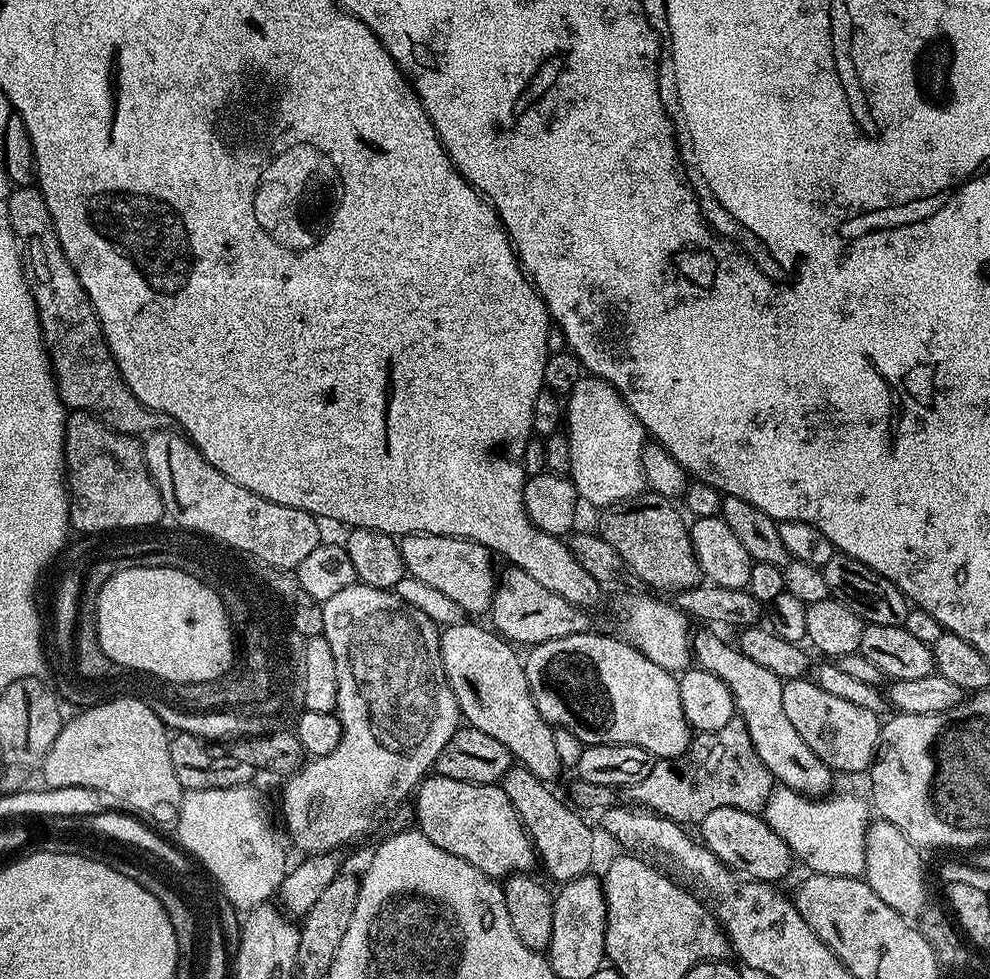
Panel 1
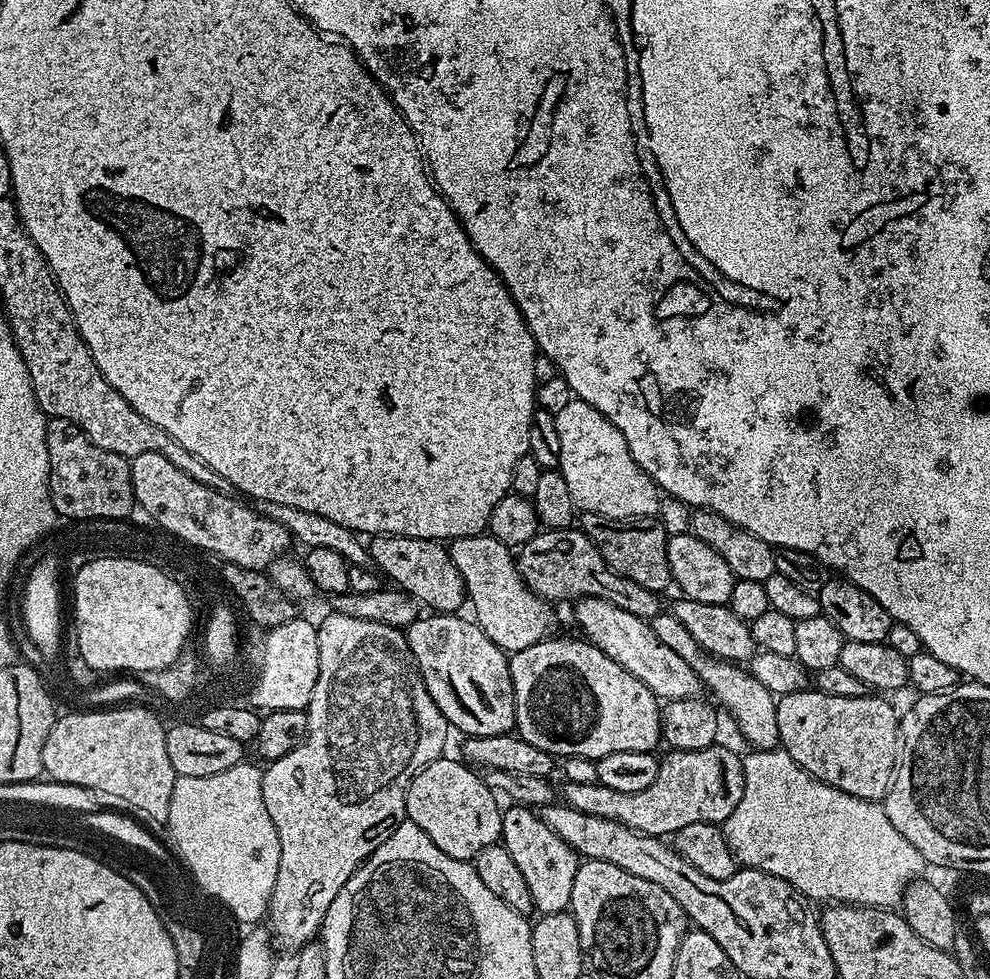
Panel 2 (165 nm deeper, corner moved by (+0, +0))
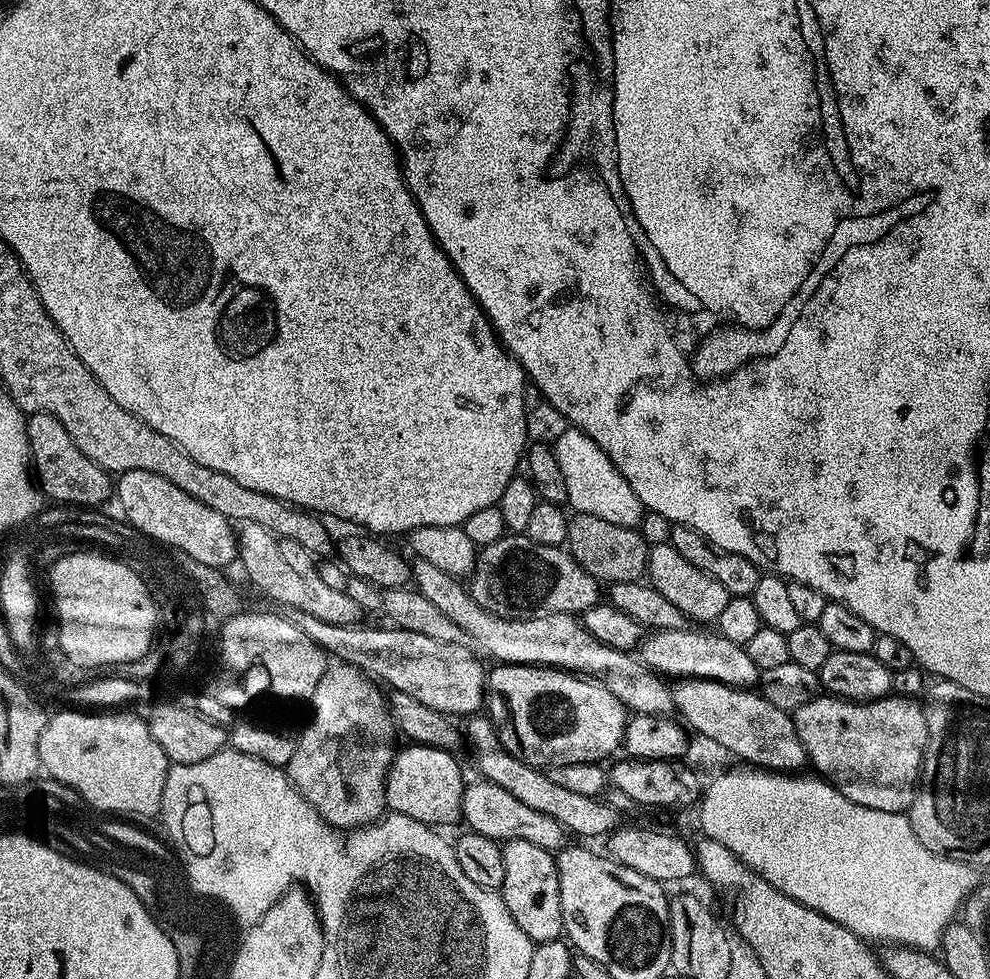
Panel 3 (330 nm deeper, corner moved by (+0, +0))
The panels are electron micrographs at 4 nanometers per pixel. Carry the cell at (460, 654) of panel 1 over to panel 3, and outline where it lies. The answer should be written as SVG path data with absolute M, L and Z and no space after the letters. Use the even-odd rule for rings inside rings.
M291 610L290 619L294 626L298 626L298 630L302 630L302 634L306 634L306 638L310 638L310 642L318 645L333 661L360 668L377 681L385 685L388 683L389 689L410 694L410 698L418 698L418 702L430 706L430 710L438 710L453 718L467 718L485 707L486 668L480 665L479 658L464 644L437 642L434 638L426 638L426 634L414 634L410 630L395 626L364 628L363 623L338 626L322 622L322 618L306 614L306 610Z

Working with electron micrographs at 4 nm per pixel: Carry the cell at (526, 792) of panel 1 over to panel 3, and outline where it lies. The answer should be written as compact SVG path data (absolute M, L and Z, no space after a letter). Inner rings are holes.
M506 840L502 844L502 862L506 865L506 878L502 889L506 910L510 910L510 918L518 922L522 934L526 934L526 938L530 938L533 945L561 939L564 923L556 856L542 850L542 846L534 846L534 842Z

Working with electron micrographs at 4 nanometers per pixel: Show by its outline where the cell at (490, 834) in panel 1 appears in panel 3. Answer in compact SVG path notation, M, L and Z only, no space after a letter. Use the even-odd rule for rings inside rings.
M409 743L404 747L397 751L388 771L386 782L388 808L397 816L414 818L429 826L459 821L466 779L464 780L463 774L460 773L457 757L453 753L421 744Z

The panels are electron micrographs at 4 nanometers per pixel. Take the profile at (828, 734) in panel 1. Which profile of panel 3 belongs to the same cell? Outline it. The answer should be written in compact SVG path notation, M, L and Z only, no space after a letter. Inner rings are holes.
M821 694L798 706L798 710L791 713L791 718L794 730L798 730L798 742L802 742L808 755L808 764L816 767L813 769L842 795L850 798L850 802L887 812L907 813L912 807L928 741L926 718L919 699L889 694L881 700L857 702Z

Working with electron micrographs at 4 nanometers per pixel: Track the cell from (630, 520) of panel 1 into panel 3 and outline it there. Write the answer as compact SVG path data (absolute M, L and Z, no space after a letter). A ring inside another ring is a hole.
M577 512L569 519L566 547L578 566L582 566L582 570L609 585L639 580L648 571L650 545L644 541L644 535L635 527L614 525L590 513Z

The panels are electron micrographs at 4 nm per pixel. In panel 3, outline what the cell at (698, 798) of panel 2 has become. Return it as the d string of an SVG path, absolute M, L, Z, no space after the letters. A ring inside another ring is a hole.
M473 714L467 717L466 724L468 724L466 740L467 743L468 740L472 743L472 756L476 759L477 770L480 771L477 773L483 779L494 782L494 786L502 786L502 790L510 790L510 794L514 794L514 798L518 798L518 802L522 802L525 806L539 810L542 814L550 814L550 818L554 818L554 822L561 824L573 837L600 836L600 838L604 838L615 828L621 827L622 814L611 803L603 804L603 799L595 796L574 794L574 790L566 790L566 786L558 786L558 782L554 782L554 778L550 778L547 771L538 769L533 764L528 764L526 761L518 759L514 754L510 754L510 750L506 750L506 746L502 746L500 736L496 733L495 723L487 715Z

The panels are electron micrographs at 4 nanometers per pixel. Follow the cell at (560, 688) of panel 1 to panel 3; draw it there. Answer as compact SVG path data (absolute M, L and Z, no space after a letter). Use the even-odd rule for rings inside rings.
M501 664L495 665L496 669L489 671L486 676L486 712L494 721L496 733L500 736L502 746L506 746L506 750L510 750L510 754L514 754L518 759L533 764L536 768L544 770L549 766L557 764L600 764L604 762L607 756L615 757L621 751L624 743L624 731L628 725L629 711L622 702L618 702L618 698L614 698L614 694L610 694L610 690L606 690L606 686L591 678L577 676L575 672L564 672L560 668L540 668L537 664Z

